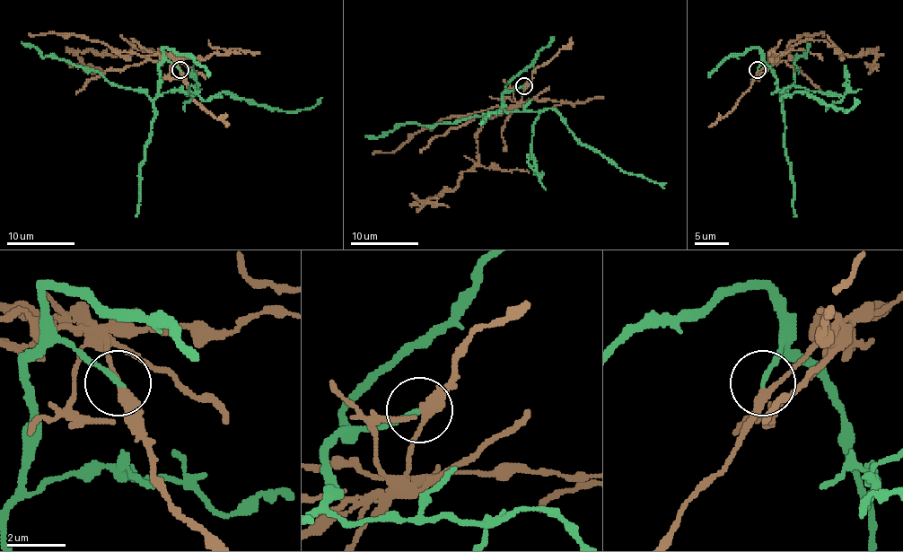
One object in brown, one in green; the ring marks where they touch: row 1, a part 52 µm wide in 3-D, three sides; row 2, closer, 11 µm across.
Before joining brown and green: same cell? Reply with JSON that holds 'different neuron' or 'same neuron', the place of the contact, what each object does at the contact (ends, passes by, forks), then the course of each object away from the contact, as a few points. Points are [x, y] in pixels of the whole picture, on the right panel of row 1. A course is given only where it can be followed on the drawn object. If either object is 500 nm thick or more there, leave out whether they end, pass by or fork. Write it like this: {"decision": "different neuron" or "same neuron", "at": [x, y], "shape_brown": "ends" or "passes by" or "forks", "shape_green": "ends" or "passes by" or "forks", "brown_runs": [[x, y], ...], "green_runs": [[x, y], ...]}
{"decision": "different neuron", "at": [757, 70], "shape_brown": "passes by", "shape_green": "ends", "brown_runs": [[758, 70], [805, 39], [826, 39], [841, 55], [854, 56], [868, 50], [875, 53], [875, 67], [878, 70]], "green_runs": [[758, 70], [761, 60], [781, 96], [783, 91], [780, 100], [809, 92], [846, 111], [854, 98]]}

